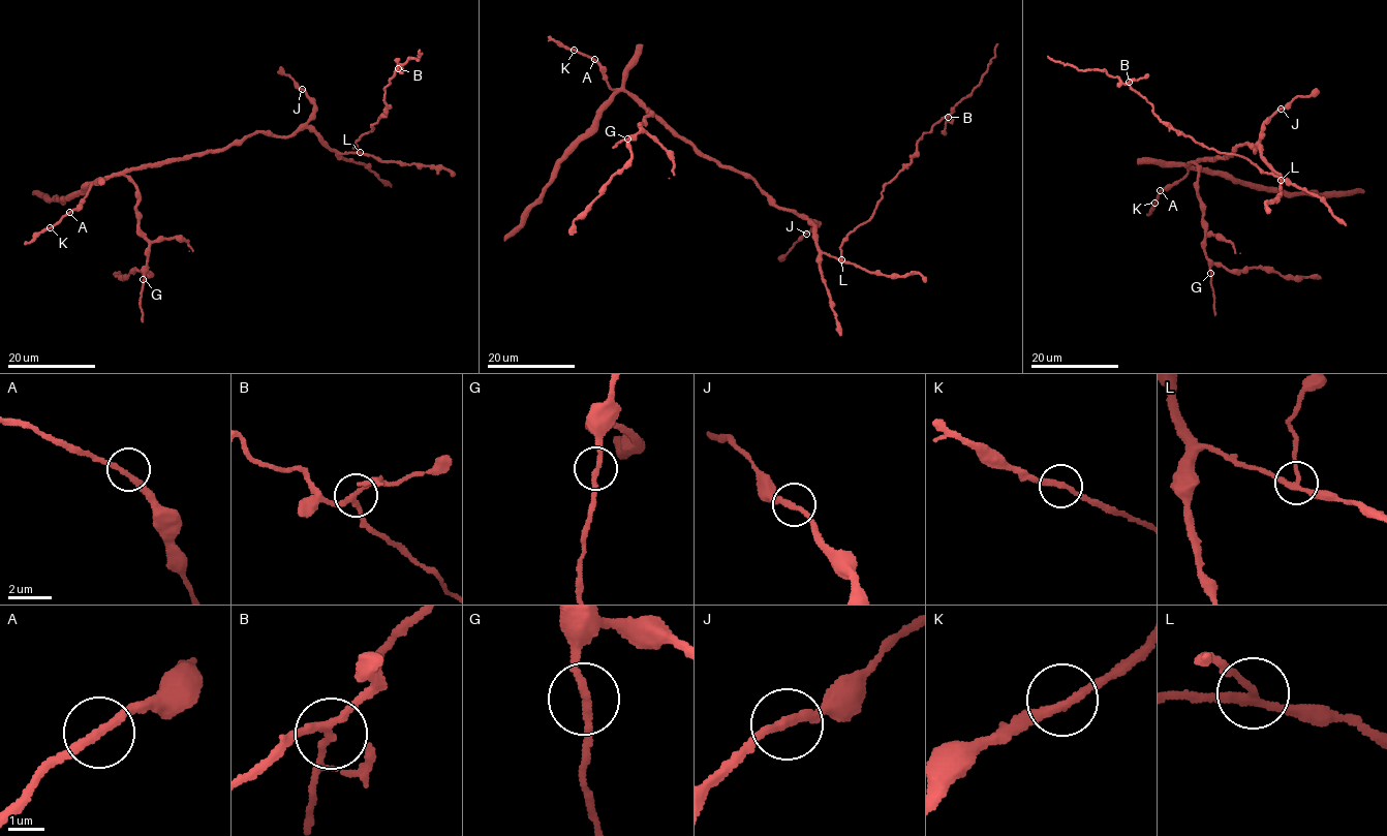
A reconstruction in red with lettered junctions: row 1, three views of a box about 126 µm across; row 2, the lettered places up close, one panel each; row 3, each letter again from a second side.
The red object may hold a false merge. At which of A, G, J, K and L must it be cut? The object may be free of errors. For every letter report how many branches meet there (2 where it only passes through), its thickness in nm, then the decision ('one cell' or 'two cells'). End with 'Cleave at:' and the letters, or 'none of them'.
A: 2 branches meet; 240 nm thick; one cell
G: 2 branches meet; 200 nm thick; one cell
J: 2 branches meet; 240 nm thick; one cell
K: 2 branches meet; 240 nm thick; one cell
L: 3 branches meet; 200 nm thick; two cells
Cleave at: L

